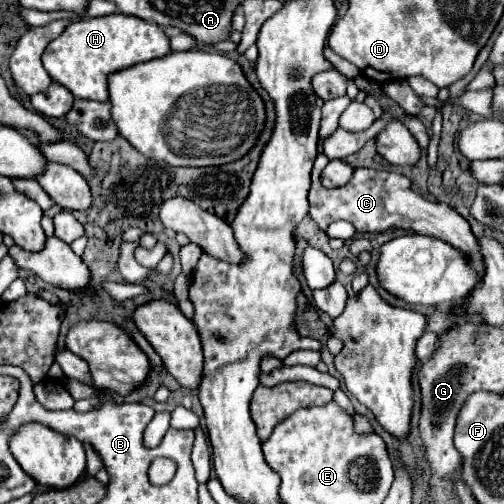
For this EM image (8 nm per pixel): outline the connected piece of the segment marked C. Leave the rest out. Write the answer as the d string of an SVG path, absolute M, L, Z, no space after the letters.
M318 153L314 167L312 167L312 187L308 193L310 203L310 217L318 223L320 229L326 229L332 221L344 219L354 225L358 233L380 233L392 227L398 229L412 229L420 235L436 237L440 241L446 241L454 249L460 249L474 271L484 277L484 257L480 253L480 243L470 231L470 225L464 217L460 217L454 209L450 209L444 203L432 203L418 193L410 189L410 179L398 173L390 171L378 171L378 169L356 169L352 175L352 181L348 181L344 187L338 187L336 191L326 189L320 181L321 172L329 159Z

